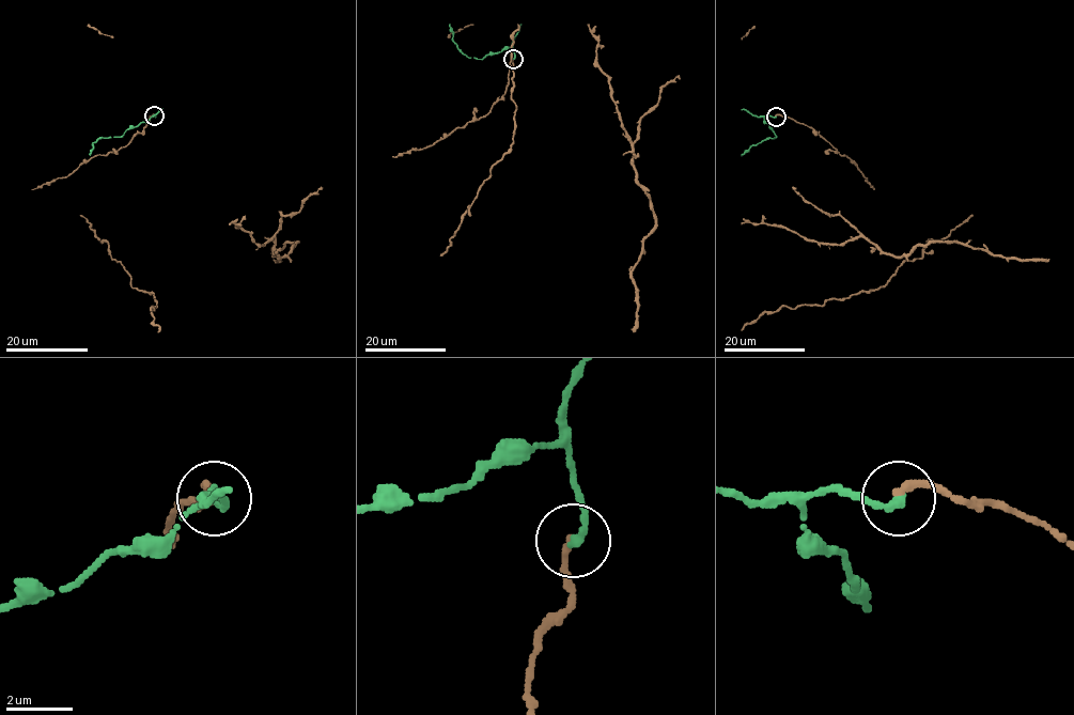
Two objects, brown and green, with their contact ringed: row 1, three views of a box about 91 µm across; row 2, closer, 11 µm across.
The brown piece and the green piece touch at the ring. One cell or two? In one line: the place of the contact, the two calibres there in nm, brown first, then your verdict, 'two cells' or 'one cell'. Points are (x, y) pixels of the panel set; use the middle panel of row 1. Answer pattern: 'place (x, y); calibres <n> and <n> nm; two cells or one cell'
place (513, 59); calibres 240 and 280 nm; one cell

